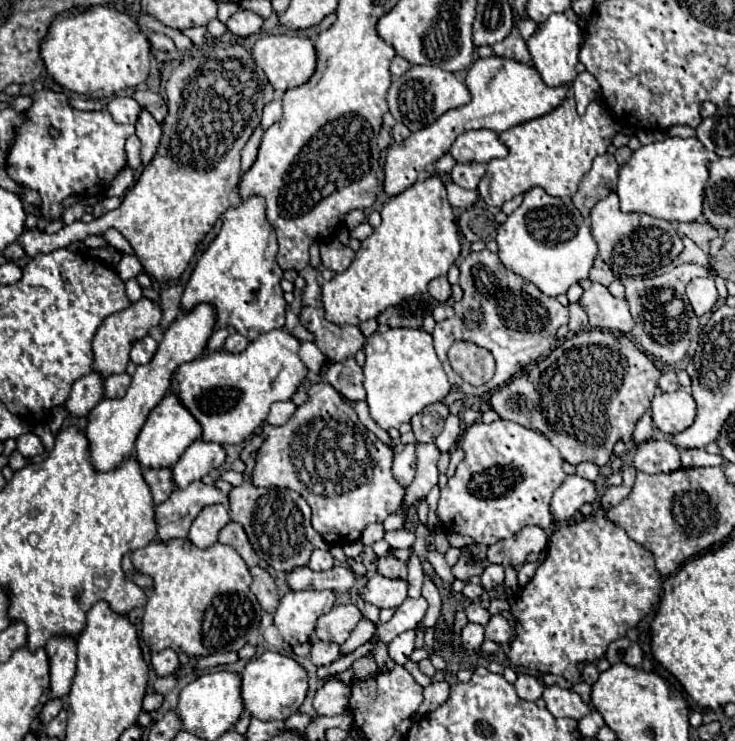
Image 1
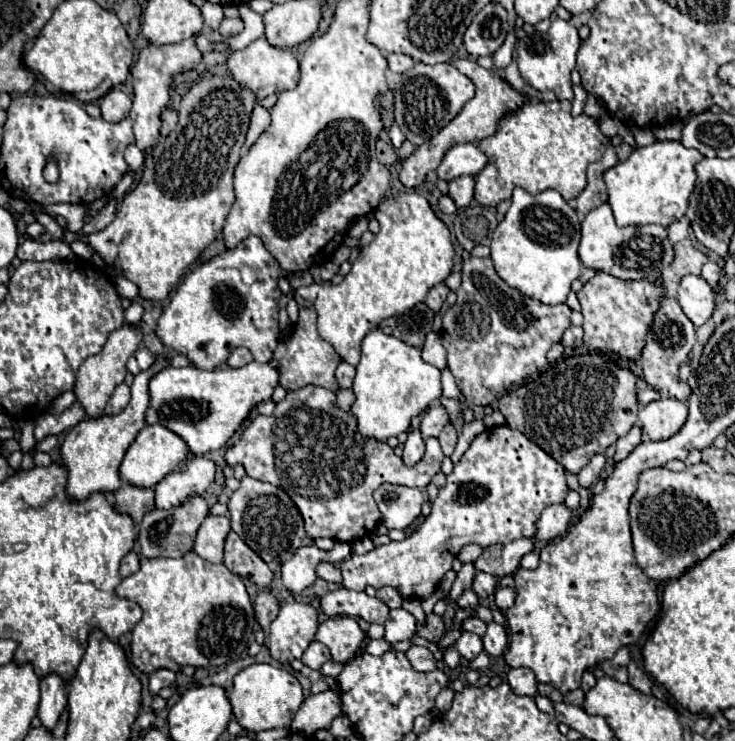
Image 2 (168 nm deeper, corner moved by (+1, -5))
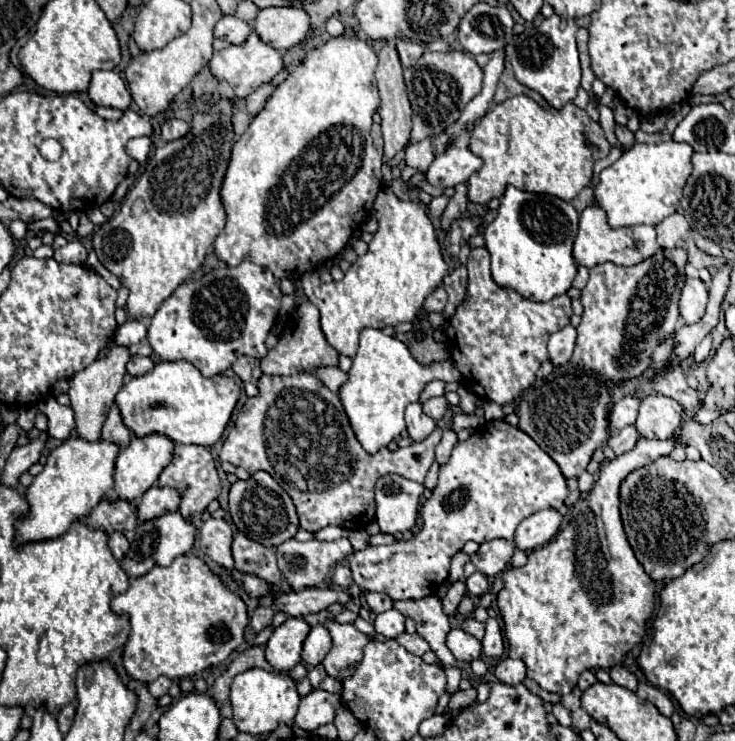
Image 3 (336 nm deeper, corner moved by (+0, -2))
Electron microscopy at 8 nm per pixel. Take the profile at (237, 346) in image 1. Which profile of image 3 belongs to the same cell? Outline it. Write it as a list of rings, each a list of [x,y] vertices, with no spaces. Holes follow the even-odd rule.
[[[239,356],[237,362],[233,364],[233,370],[243,382],[249,382],[251,380],[251,370],[253,370],[253,358],[251,356]]]

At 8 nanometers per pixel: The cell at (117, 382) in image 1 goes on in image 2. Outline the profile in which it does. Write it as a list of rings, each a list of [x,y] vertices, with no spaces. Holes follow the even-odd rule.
[[[122,383],[122,385],[118,385],[116,391],[112,393],[112,397],[110,397],[104,413],[106,413],[106,415],[118,415],[118,413],[128,405],[128,401],[130,401],[130,387],[128,387],[126,383]]]

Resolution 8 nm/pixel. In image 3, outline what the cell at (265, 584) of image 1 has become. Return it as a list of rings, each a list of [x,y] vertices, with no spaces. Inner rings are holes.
[[[259,606],[251,618],[251,626],[255,632],[261,632],[263,628],[267,628],[271,624],[271,618],[273,618],[273,610],[267,608],[267,606]]]

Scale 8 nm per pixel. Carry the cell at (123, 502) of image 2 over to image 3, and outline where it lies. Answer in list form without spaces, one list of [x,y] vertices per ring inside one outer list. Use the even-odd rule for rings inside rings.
[[[113,498],[113,500],[101,500],[89,514],[87,518],[87,526],[89,528],[101,528],[107,532],[109,530],[117,530],[117,532],[125,532],[125,530],[135,530],[135,526],[139,524],[137,518],[137,504],[129,502],[129,500],[121,500],[121,498]]]

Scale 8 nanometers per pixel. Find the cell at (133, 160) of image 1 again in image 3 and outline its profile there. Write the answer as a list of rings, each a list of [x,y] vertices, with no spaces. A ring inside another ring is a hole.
[[[133,138],[131,142],[127,142],[127,154],[137,160],[139,164],[143,164],[147,160],[147,154],[151,150],[151,140],[149,138]]]

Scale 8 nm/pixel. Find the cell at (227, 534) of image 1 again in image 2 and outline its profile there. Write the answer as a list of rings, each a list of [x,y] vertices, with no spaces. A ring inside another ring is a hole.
[[[230,531],[226,537],[224,565],[238,577],[256,583],[260,589],[268,587],[274,579],[270,567],[234,531]]]

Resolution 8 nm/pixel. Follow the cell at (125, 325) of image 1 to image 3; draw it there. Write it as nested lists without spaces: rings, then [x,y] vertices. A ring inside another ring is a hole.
[[[111,342],[111,350],[105,358],[97,358],[91,366],[79,370],[79,374],[75,374],[69,382],[69,398],[71,398],[71,408],[75,412],[75,434],[85,438],[85,440],[99,440],[101,436],[101,426],[107,418],[109,406],[115,400],[115,394],[123,388],[123,376],[125,376],[125,364],[129,362],[131,352],[127,346],[119,346],[115,342]]]

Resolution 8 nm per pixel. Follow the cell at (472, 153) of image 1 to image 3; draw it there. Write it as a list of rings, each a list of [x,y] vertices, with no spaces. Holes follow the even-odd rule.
[[[449,146],[443,154],[437,154],[427,170],[429,184],[437,188],[453,188],[455,184],[467,182],[473,172],[483,166],[483,160],[469,148]]]

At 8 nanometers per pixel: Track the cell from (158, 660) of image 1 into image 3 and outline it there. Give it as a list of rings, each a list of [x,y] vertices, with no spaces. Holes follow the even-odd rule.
[[[159,676],[155,682],[149,684],[149,692],[151,692],[153,698],[159,698],[159,696],[163,696],[163,694],[169,690],[171,684],[173,684],[173,682],[171,682],[167,676]]]

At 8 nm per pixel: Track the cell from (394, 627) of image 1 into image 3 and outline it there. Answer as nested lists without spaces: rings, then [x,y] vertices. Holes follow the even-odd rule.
[[[391,608],[383,614],[377,614],[373,626],[377,634],[383,634],[385,638],[397,638],[399,634],[405,632],[405,616],[399,614],[399,610]]]

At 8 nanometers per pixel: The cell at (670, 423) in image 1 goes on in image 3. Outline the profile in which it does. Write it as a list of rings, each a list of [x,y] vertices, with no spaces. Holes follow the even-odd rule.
[[[655,394],[641,400],[635,428],[645,438],[671,438],[681,426],[683,408],[673,398]]]

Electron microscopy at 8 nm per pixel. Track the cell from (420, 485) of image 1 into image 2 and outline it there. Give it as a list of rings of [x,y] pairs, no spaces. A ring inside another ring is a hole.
[[[384,483],[374,491],[374,501],[382,511],[388,529],[406,529],[420,515],[420,505],[428,497],[426,489]]]

